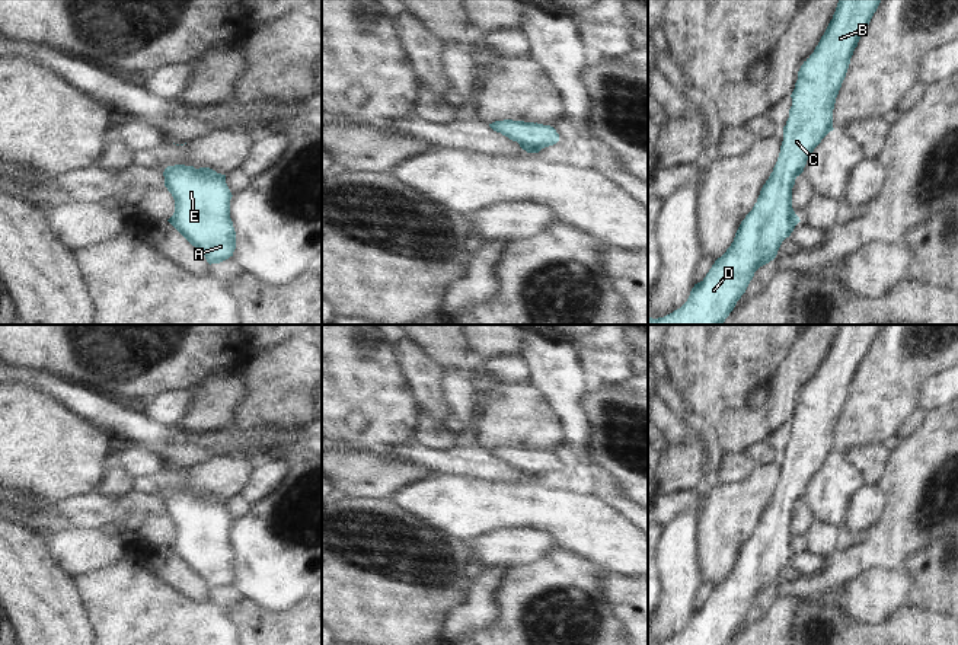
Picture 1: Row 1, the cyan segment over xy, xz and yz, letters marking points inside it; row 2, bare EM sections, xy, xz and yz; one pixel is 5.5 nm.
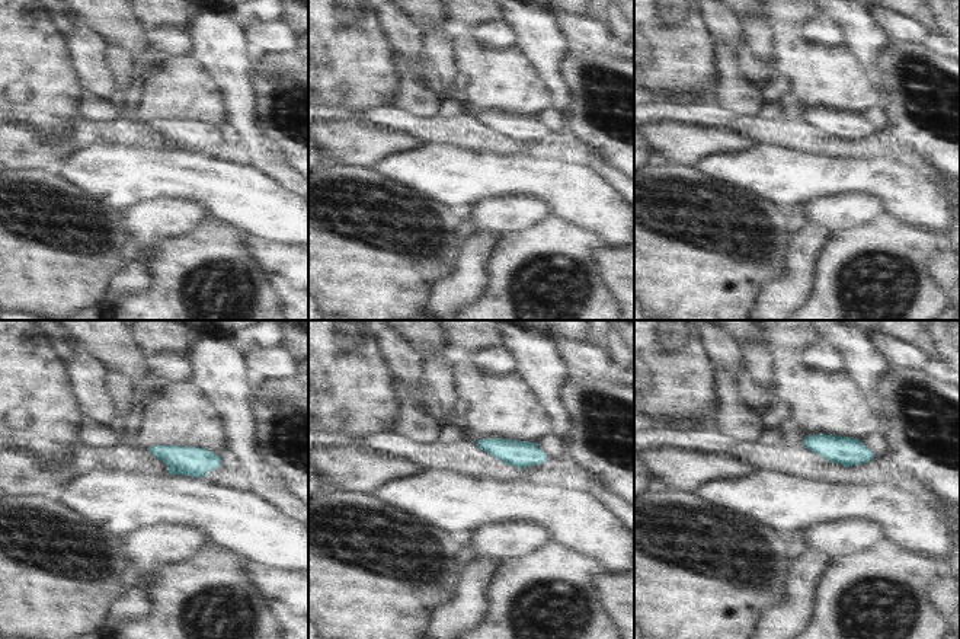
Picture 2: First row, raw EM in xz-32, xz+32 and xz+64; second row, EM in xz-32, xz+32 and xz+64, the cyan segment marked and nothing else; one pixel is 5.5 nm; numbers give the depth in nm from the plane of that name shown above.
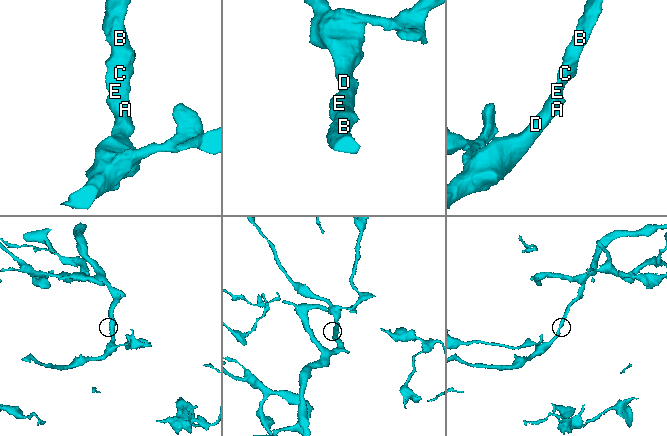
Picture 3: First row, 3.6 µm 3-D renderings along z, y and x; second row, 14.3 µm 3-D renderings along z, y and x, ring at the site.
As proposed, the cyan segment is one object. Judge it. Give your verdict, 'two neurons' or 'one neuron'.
one neuron

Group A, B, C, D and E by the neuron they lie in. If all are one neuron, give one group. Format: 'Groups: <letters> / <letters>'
Groups: A B C D E

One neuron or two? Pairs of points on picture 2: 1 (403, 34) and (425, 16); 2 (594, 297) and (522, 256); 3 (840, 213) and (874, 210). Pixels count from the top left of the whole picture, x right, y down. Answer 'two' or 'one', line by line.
1: two
2: one
3: one

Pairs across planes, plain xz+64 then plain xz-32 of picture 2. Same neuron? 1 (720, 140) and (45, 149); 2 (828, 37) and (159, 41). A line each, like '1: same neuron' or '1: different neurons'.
1: same neuron
2: same neuron

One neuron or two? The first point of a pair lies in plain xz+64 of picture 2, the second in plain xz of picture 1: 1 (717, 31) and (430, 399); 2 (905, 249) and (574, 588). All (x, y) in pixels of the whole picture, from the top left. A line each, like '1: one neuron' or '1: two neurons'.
1: one neuron
2: one neuron

